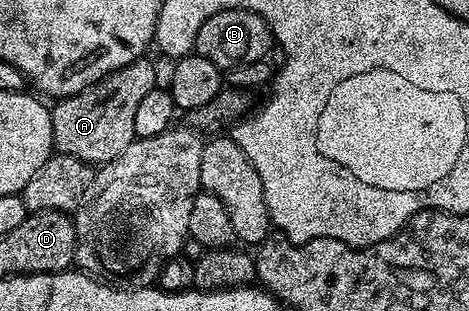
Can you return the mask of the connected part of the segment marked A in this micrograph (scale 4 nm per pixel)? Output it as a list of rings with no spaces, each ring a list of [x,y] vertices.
[[[140,58],[113,74],[102,76],[85,90],[62,97],[56,103],[59,105],[51,108],[54,151],[81,158],[92,166],[108,164],[117,158],[117,154],[121,154],[121,150],[125,150],[125,146],[136,140],[133,121],[137,105],[143,101],[145,94],[149,94],[149,90],[156,87],[154,66],[147,58]]]

